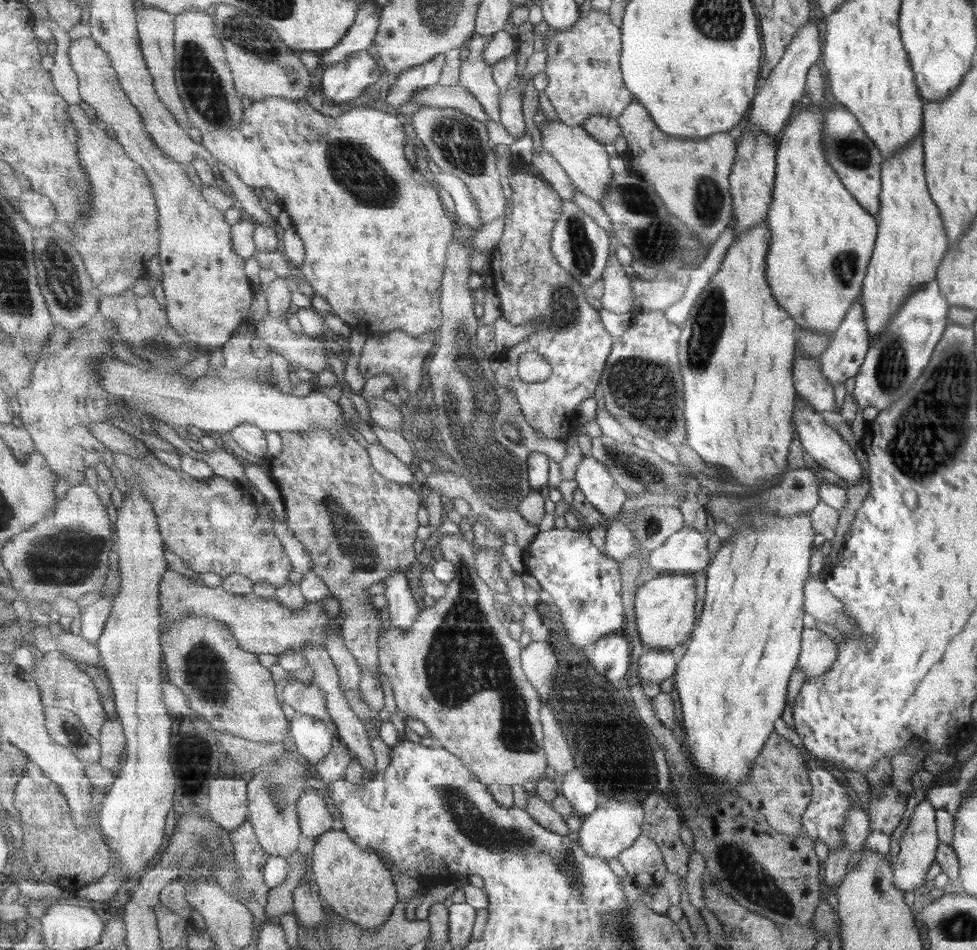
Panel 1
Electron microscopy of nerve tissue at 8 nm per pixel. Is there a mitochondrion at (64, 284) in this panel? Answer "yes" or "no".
yes

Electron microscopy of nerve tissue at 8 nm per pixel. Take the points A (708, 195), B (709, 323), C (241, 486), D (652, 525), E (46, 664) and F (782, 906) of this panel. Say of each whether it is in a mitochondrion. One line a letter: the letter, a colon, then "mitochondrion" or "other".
A: mitochondrion
B: mitochondrion
C: other
D: mitochondrion
E: other
F: mitochondrion

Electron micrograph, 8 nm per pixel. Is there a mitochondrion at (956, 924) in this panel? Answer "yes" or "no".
yes

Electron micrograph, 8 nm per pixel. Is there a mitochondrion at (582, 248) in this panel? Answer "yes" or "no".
yes

